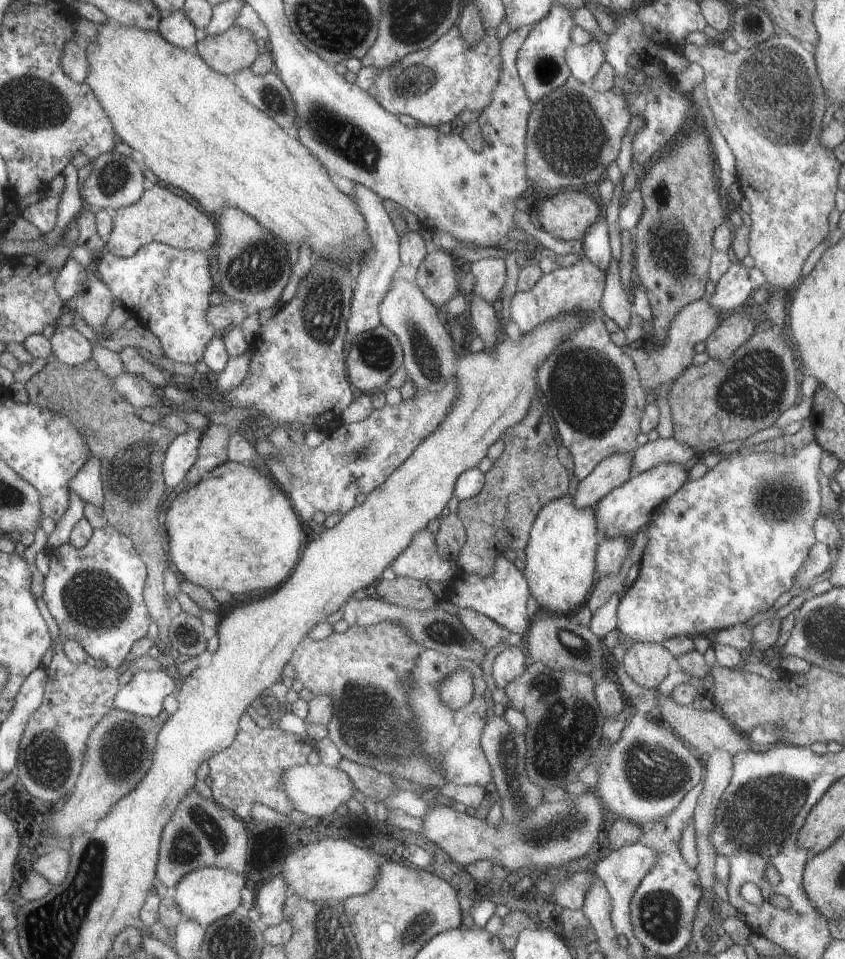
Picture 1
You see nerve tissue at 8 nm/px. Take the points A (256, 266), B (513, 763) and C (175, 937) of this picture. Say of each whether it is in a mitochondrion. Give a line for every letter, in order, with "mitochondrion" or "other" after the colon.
A: mitochondrion
B: mitochondrion
C: other

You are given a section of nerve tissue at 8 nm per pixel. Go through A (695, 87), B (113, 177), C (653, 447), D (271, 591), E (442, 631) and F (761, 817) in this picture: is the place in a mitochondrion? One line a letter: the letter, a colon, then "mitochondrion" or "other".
A: other
B: mitochondrion
C: other
D: other
E: mitochondrion
F: mitochondrion

